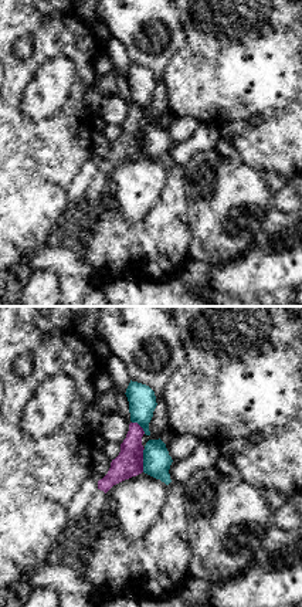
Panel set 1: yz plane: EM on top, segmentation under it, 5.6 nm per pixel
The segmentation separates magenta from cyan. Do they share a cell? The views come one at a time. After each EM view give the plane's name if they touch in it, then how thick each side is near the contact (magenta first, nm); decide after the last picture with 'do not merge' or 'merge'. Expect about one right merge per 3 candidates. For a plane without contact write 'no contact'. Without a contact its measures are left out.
contact in yz; calibres 160 and 160 nm

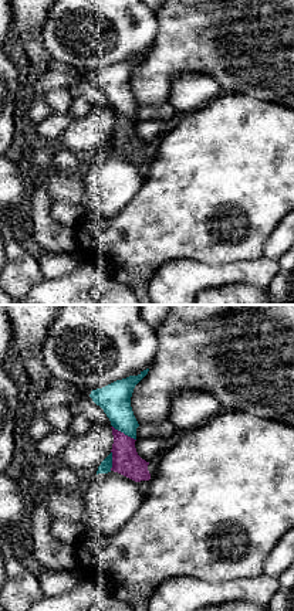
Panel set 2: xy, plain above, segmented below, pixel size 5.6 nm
contact in xy; calibres 160 and 180 nm

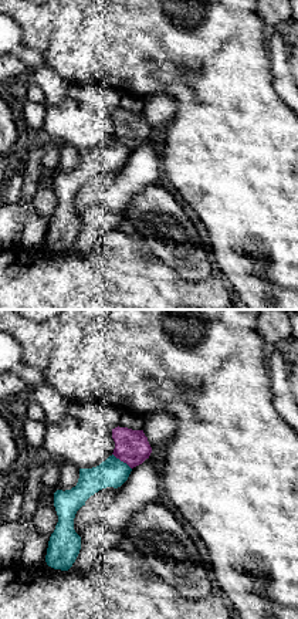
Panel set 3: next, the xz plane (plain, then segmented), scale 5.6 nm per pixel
contact in xz; calibres 190 and 160 nm

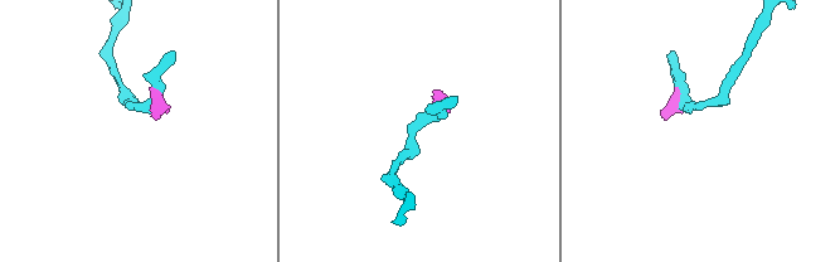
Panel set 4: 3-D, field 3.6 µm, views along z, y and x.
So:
do not merge

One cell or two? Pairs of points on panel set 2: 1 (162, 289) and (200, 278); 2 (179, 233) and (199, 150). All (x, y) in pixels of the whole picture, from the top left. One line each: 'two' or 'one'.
1: one
2: one

